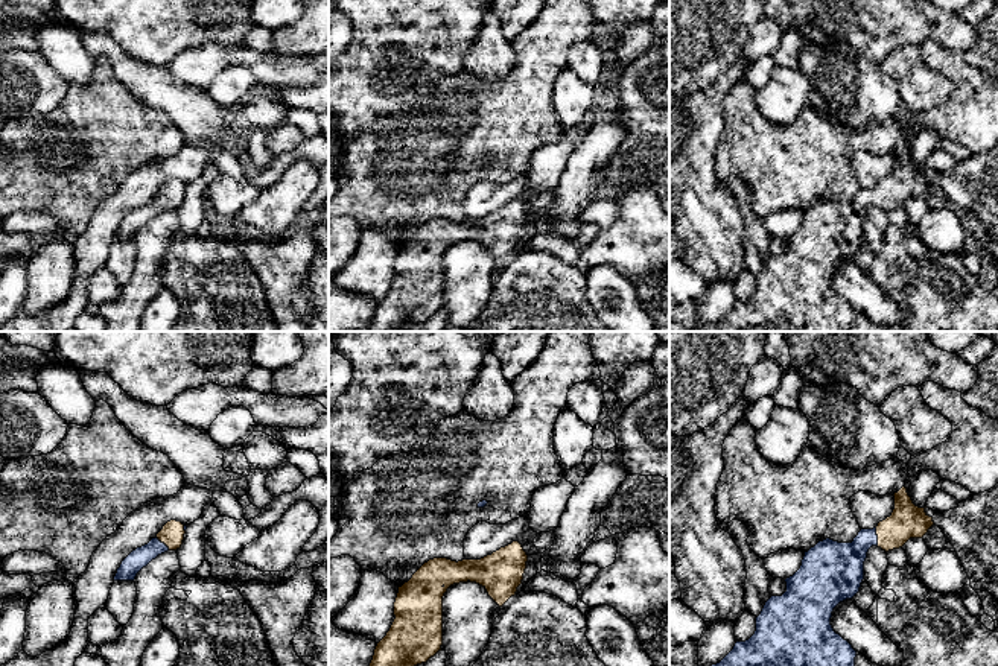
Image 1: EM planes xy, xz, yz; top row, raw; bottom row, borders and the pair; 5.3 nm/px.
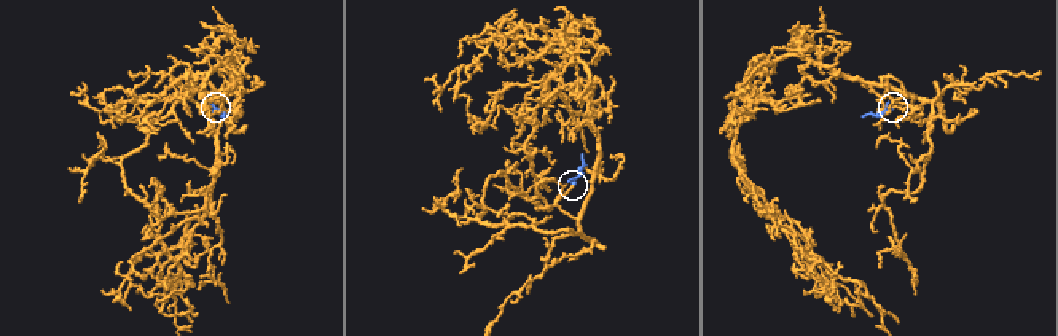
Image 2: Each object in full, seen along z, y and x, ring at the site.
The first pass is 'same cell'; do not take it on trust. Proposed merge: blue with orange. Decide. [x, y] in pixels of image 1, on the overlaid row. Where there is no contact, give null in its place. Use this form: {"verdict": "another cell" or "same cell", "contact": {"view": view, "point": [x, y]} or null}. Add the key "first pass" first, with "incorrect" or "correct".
{"first pass": "correct", "verdict": "same cell", "contact": {"view": "yz", "point": [877, 537]}}

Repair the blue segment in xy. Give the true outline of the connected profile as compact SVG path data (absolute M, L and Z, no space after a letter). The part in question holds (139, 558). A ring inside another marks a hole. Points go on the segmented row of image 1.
M170 520L148 544L132 550L117 569L114 581L134 581L137 573L152 560L167 550L181 547L187 526L181 522Z

